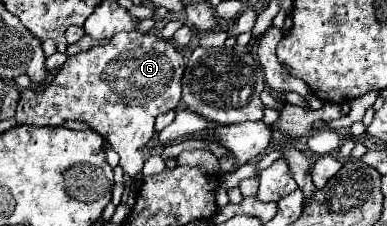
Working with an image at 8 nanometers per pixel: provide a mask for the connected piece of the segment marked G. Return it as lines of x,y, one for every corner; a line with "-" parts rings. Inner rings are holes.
120,33
104,47
92,47
84,53
70,57
60,71
52,77
52,81
44,89
22,91
16,121
26,125
62,125
64,121
86,121
90,129
100,133
104,141
120,155
120,167
134,181
136,187
142,185
142,179
136,175
142,171
144,153
140,151
154,137
154,119
160,113
176,109
180,105
182,95
182,75
184,75
184,55
170,41
164,41
150,33

